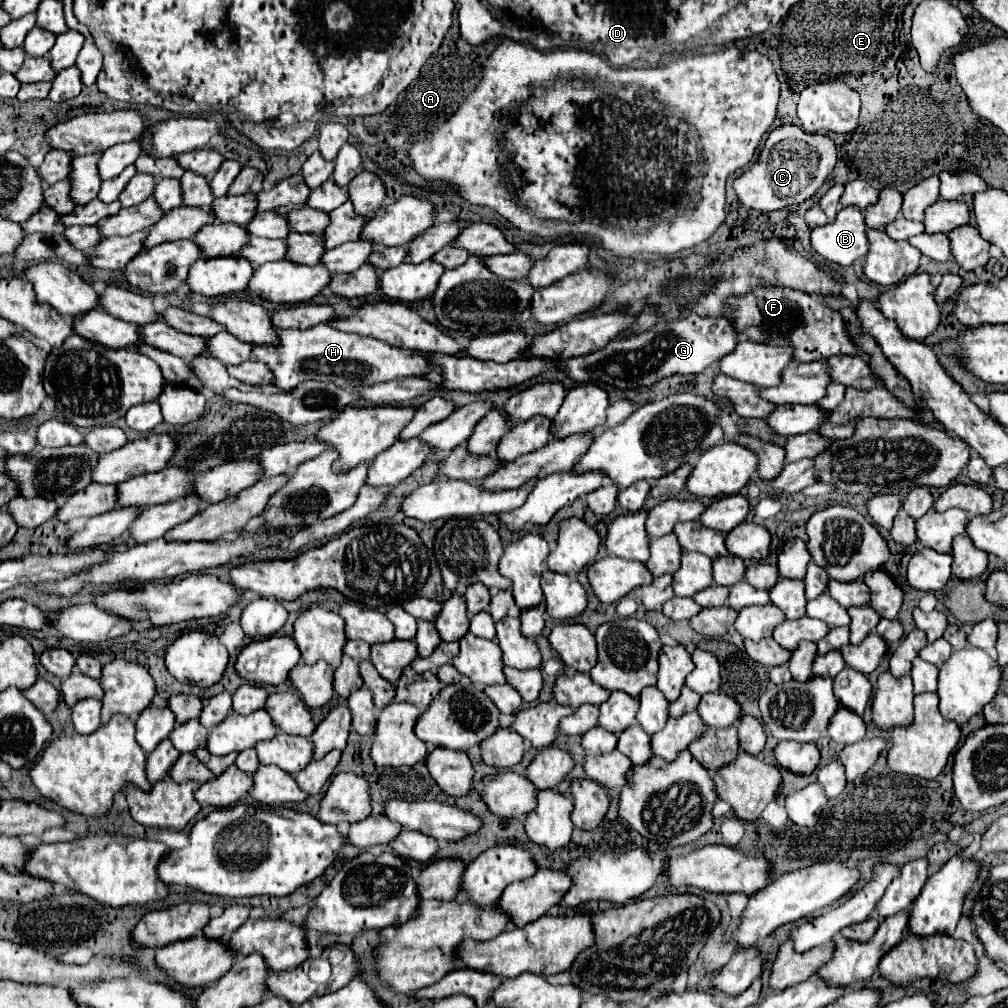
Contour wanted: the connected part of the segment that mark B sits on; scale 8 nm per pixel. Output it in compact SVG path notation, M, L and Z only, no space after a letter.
M841 208L831 224L811 230L811 246L819 256L849 266L869 250L867 224L859 208Z

